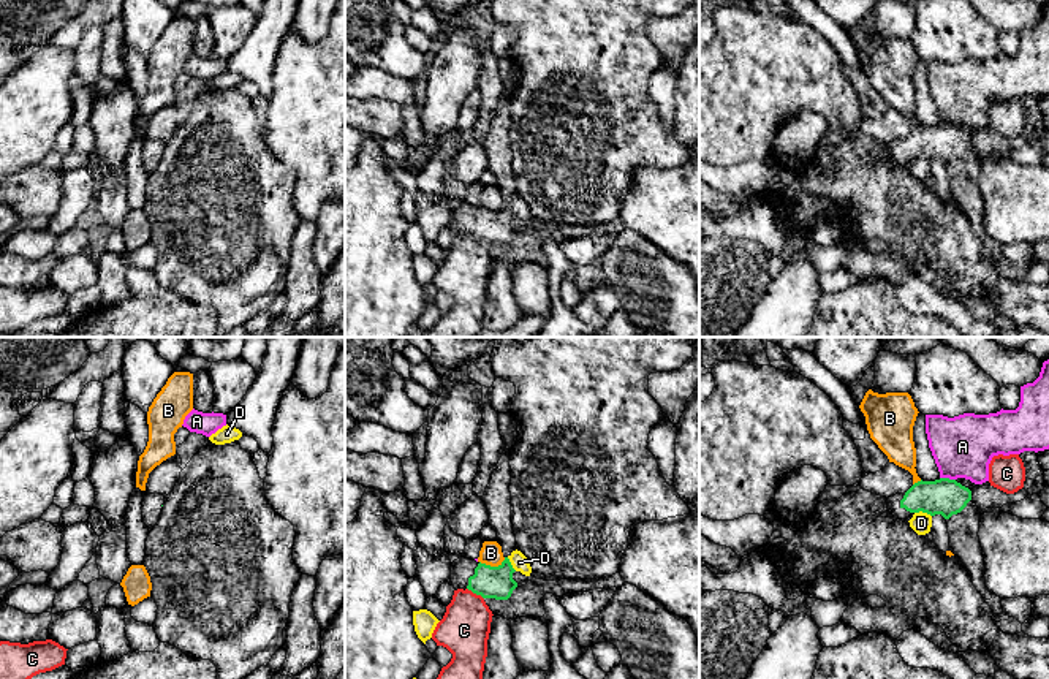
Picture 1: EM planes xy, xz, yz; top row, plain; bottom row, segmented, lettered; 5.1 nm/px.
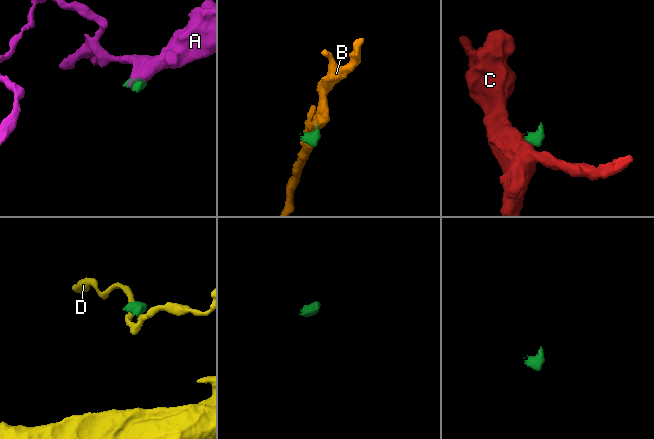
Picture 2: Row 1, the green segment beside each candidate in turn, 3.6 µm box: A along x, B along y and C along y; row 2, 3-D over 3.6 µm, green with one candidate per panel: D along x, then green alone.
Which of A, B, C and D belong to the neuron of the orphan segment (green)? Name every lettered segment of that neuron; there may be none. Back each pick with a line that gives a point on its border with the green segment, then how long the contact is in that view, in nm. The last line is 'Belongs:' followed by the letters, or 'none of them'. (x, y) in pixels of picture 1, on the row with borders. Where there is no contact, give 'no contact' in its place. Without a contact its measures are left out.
Belongs: none of them

